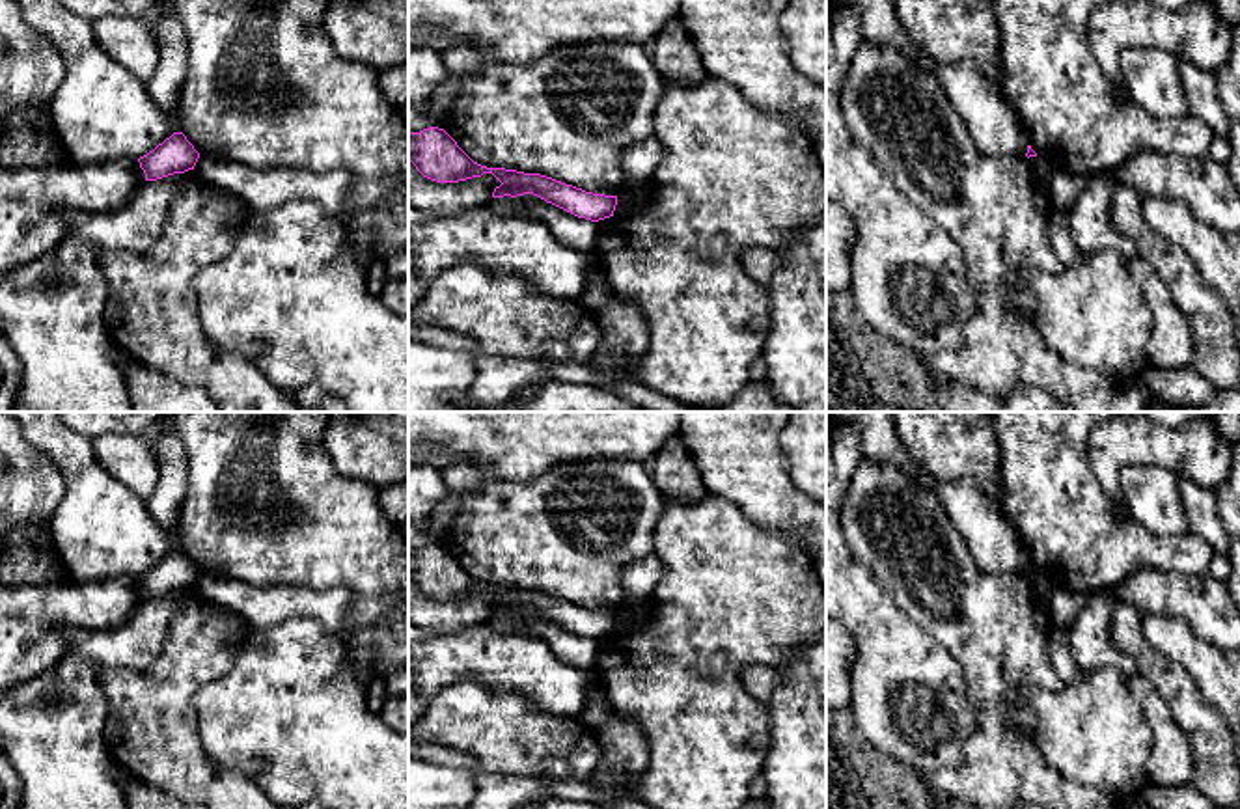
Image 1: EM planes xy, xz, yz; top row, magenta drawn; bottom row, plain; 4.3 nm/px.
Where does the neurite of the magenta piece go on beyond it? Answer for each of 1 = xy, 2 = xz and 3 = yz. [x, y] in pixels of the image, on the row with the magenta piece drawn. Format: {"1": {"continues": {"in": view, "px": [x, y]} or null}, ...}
{"1": {"continues": null}, "2": {"continues": null}, "3": {"continues": null}}

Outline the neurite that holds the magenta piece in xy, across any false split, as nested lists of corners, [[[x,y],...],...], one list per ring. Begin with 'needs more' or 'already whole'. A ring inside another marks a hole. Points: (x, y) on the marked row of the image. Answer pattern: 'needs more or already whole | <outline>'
already whole | [[[173,132],[153,151],[140,157],[138,162],[145,173],[145,181],[157,181],[173,173],[194,170],[198,158],[200,153],[186,136],[183,132]]]

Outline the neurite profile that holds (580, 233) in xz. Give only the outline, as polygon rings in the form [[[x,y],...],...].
[[[552,203],[533,205],[511,214],[502,213],[500,216],[531,218],[543,222],[552,235],[571,248],[593,252],[599,237],[599,224],[578,218]]]

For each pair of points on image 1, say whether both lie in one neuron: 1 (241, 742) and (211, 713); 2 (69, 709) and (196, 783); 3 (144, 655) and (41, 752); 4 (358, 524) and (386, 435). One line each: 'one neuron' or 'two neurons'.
1: one neuron
2: two neurons
3: one neuron
4: two neurons

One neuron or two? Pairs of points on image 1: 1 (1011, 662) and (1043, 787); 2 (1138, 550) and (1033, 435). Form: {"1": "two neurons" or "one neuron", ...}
{"1": "one neuron", "2": "one neuron"}

